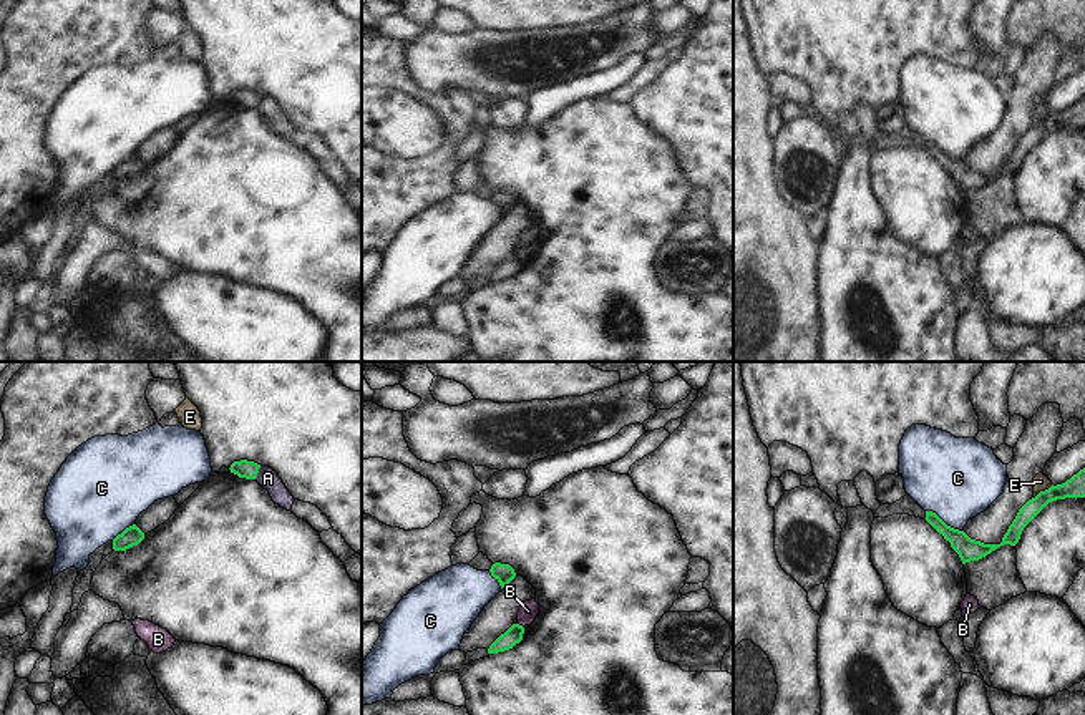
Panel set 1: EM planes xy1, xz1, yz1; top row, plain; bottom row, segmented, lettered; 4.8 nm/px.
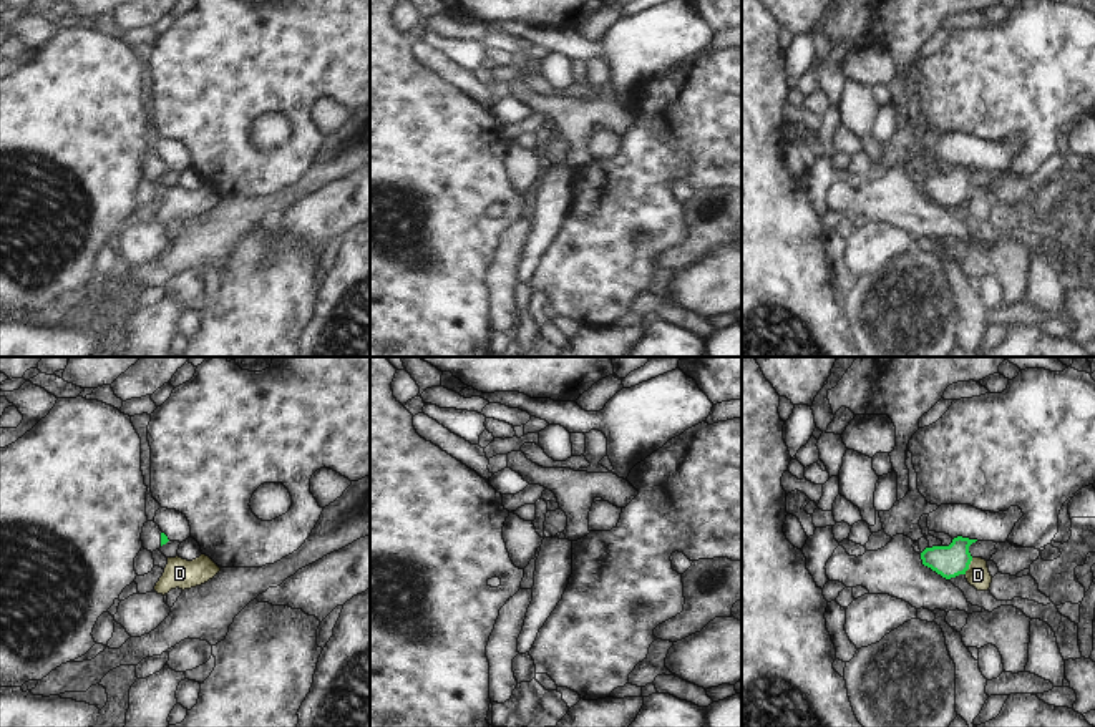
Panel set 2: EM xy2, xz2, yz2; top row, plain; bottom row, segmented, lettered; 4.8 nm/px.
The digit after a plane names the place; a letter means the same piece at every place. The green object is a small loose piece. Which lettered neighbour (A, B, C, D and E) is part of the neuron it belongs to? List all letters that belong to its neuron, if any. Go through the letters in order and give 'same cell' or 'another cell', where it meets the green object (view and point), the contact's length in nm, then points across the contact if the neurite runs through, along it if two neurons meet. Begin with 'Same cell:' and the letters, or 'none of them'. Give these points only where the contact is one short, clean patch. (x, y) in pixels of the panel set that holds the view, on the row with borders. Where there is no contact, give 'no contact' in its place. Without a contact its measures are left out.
Same cell: none of them
A: another cell | xy1 (257, 471) | 80 nm | along xy1 (261, 465), (254, 478)
B: another cell | xz1 (521, 626) | 40 nm | along xz1 (518, 622), (523, 627)
C: another cell | yz1 (943, 521) | 220 nm | along yz1 (926, 510), (931, 510), (948, 525), (963, 531)
D: another cell | yz2 (968, 566) | 90 nm | along yz2 (973, 558), (964, 573)
E: another cell | yz1 (1046, 490) | 90 nm | along yz1 (1052, 485), (1037, 495)

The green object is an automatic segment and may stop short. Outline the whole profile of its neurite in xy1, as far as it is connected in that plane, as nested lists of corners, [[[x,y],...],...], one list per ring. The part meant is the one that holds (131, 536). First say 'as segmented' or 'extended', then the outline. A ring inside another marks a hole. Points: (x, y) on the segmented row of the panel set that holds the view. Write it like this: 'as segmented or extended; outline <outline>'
as segmented; outline [[[133,524],[113,539],[113,549],[126,551],[133,546],[138,546],[143,539],[144,533],[136,524]]]

